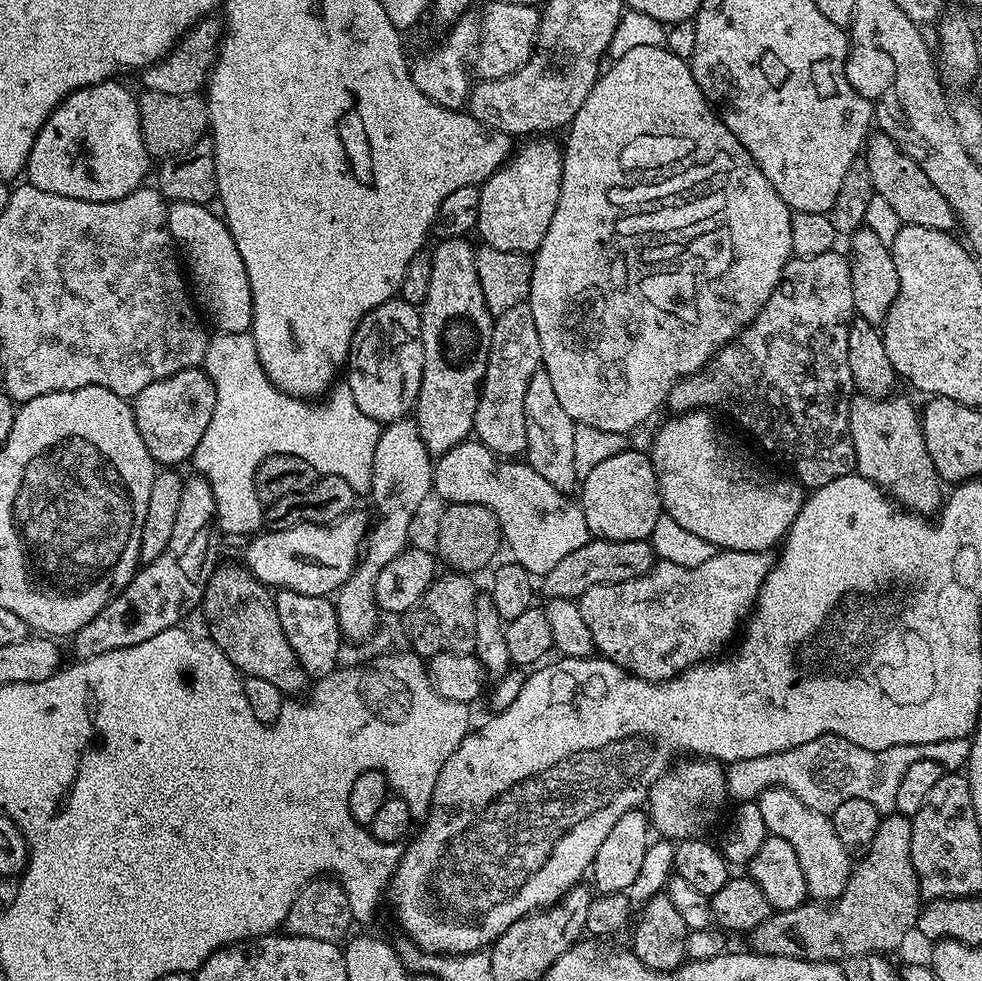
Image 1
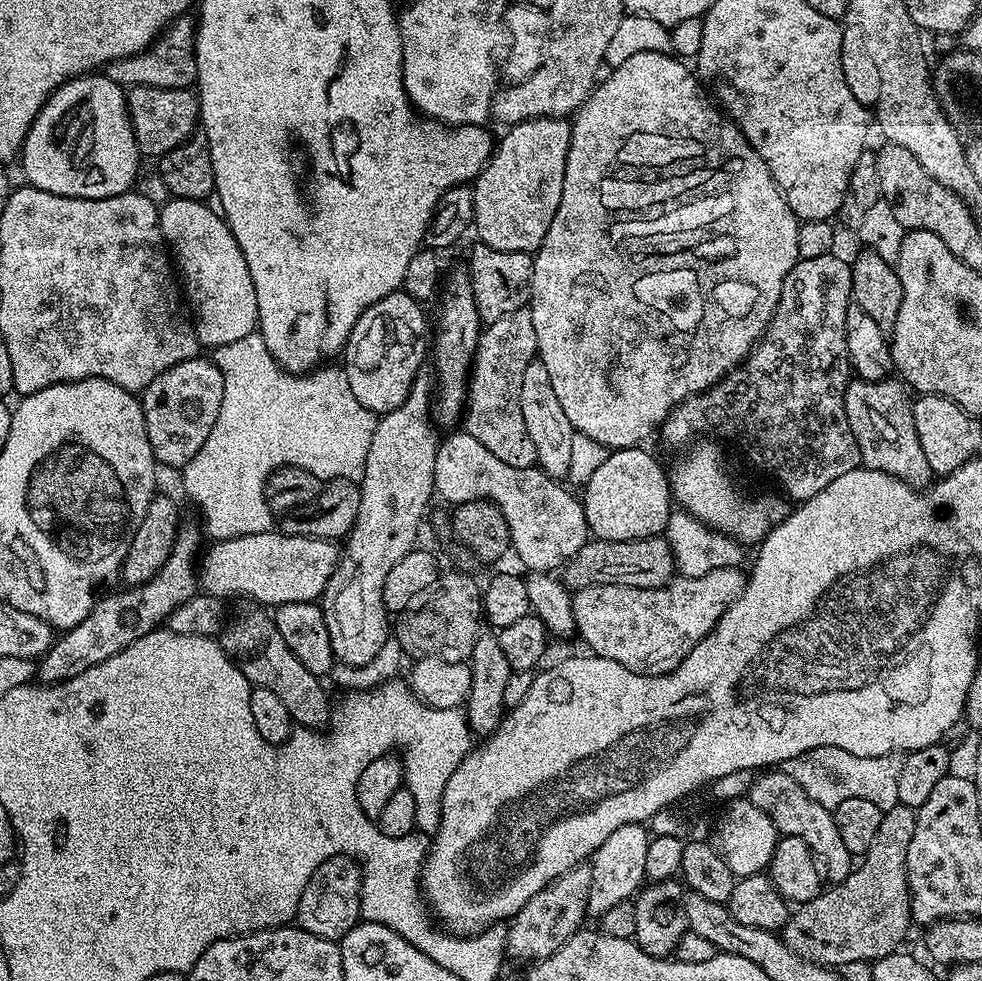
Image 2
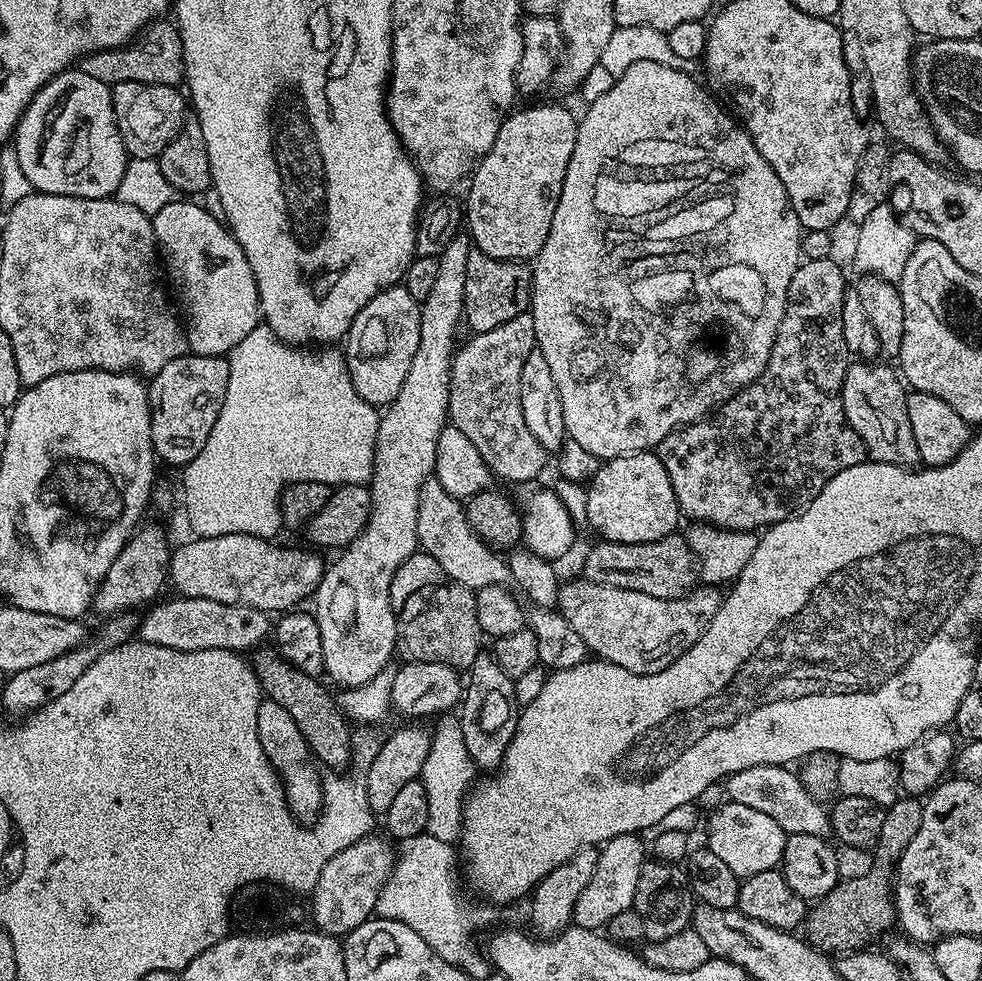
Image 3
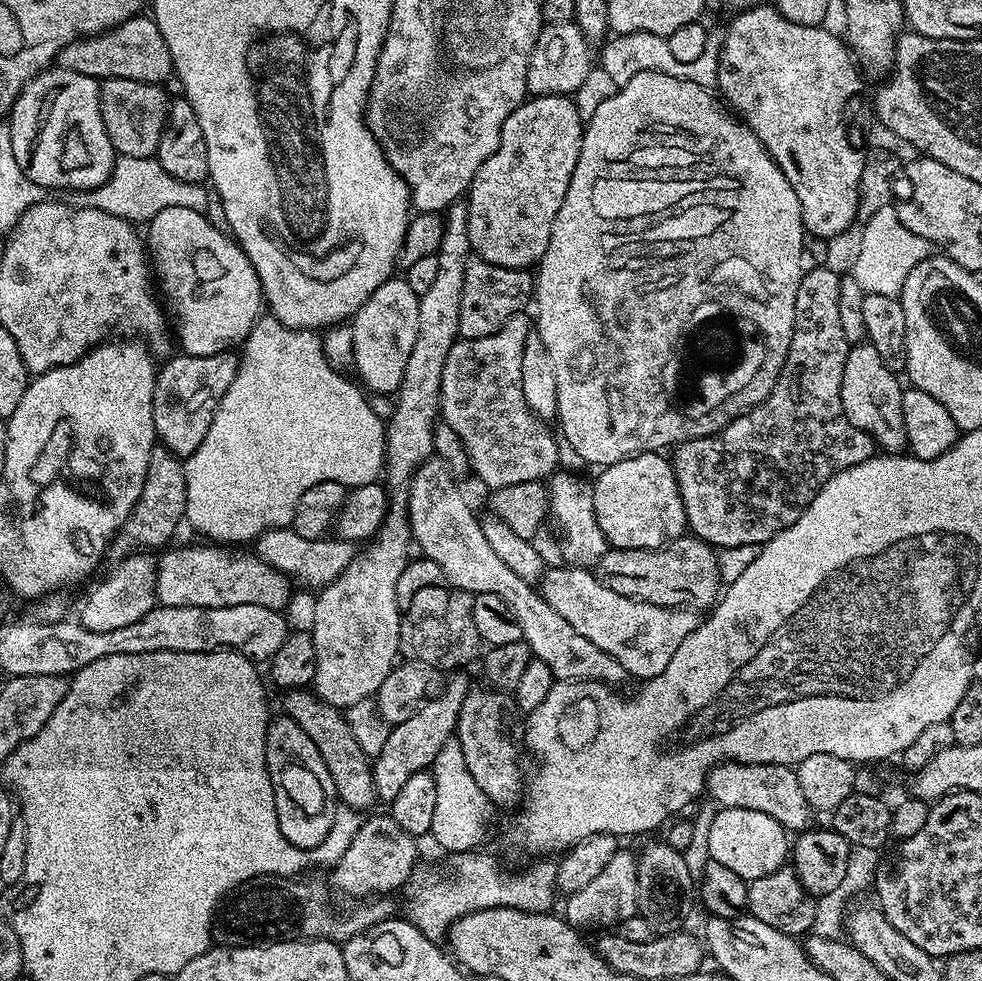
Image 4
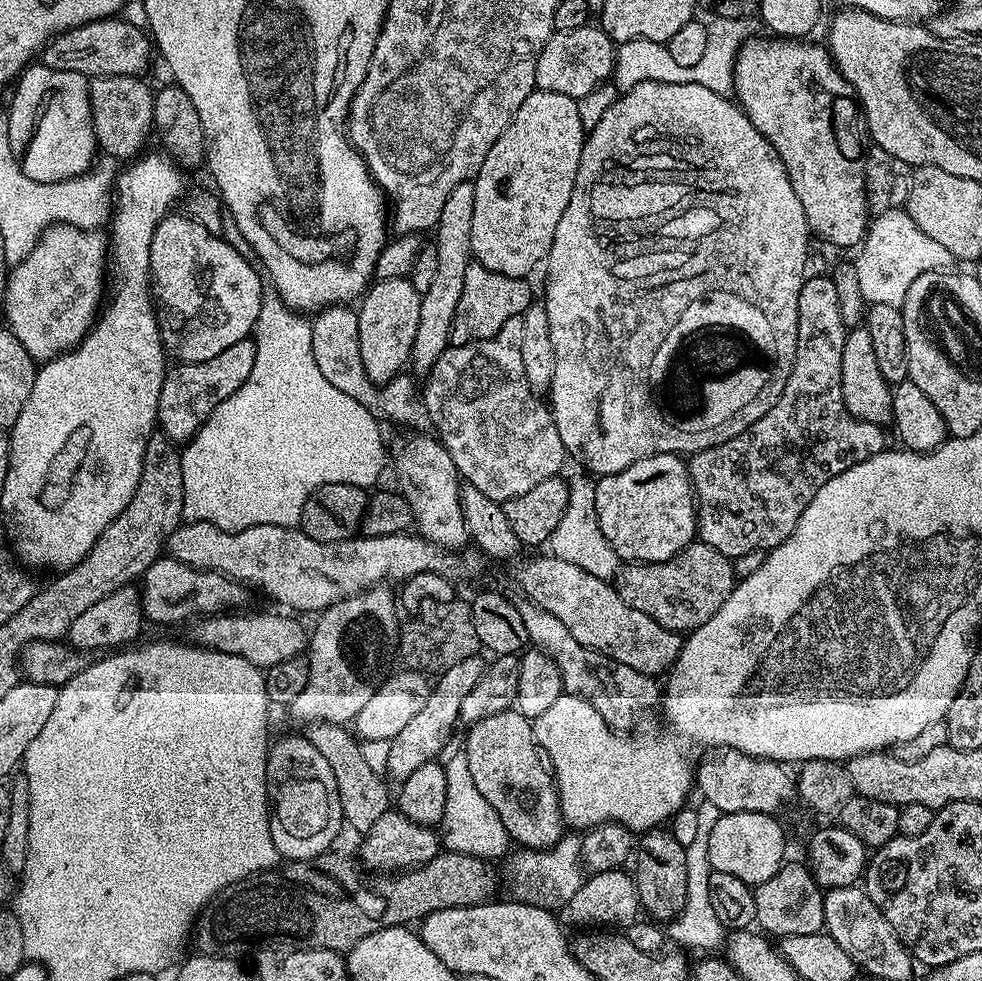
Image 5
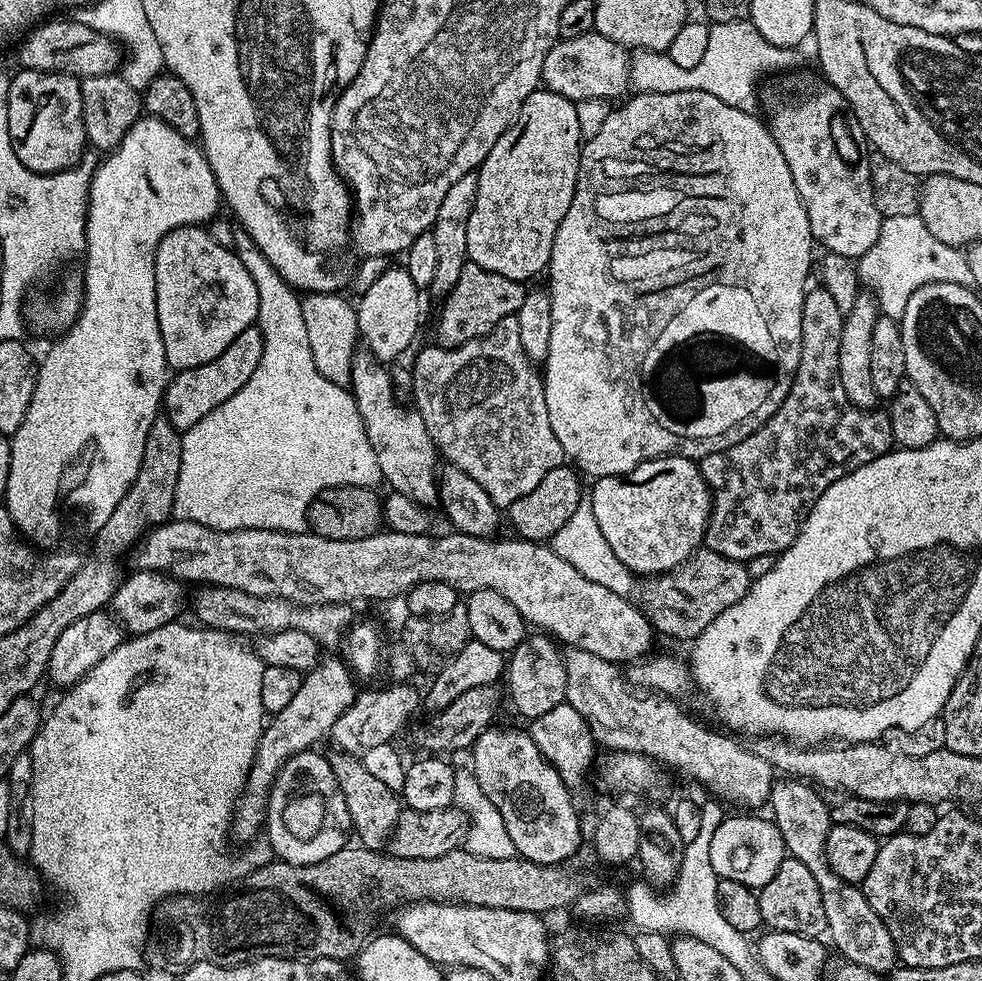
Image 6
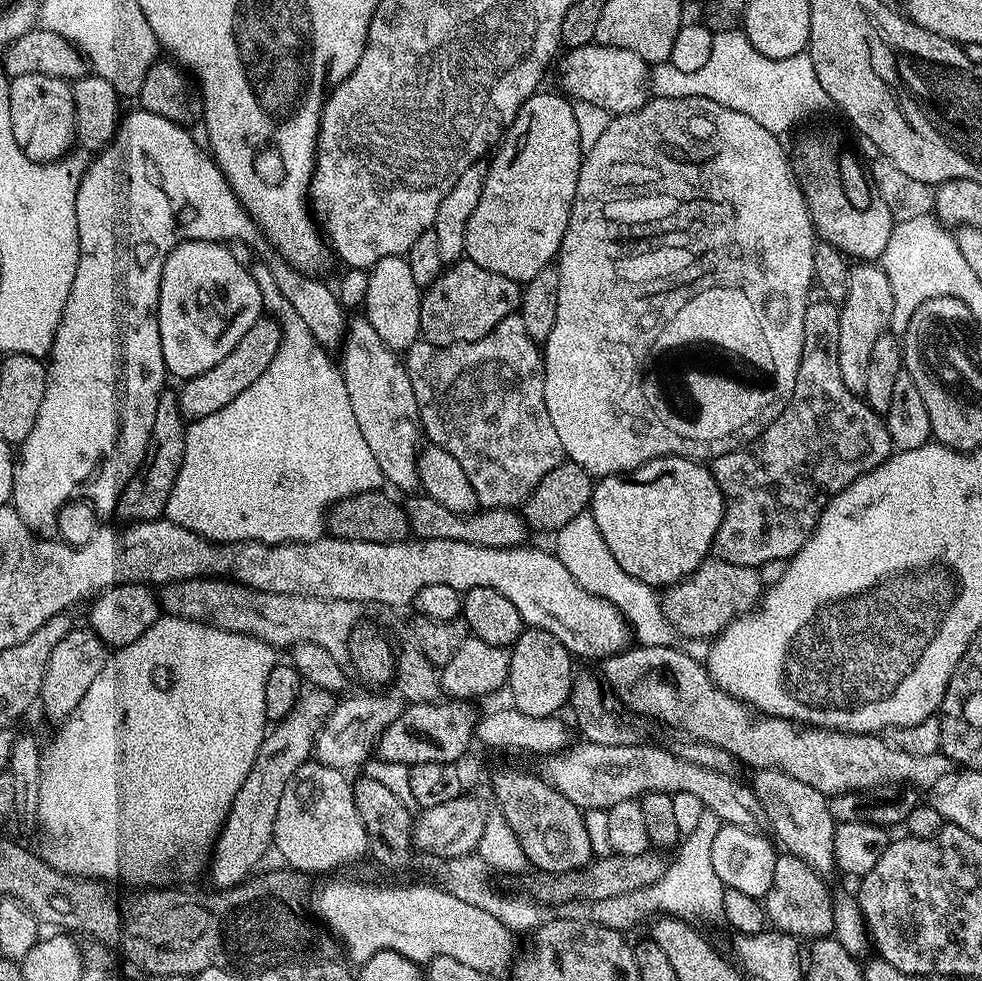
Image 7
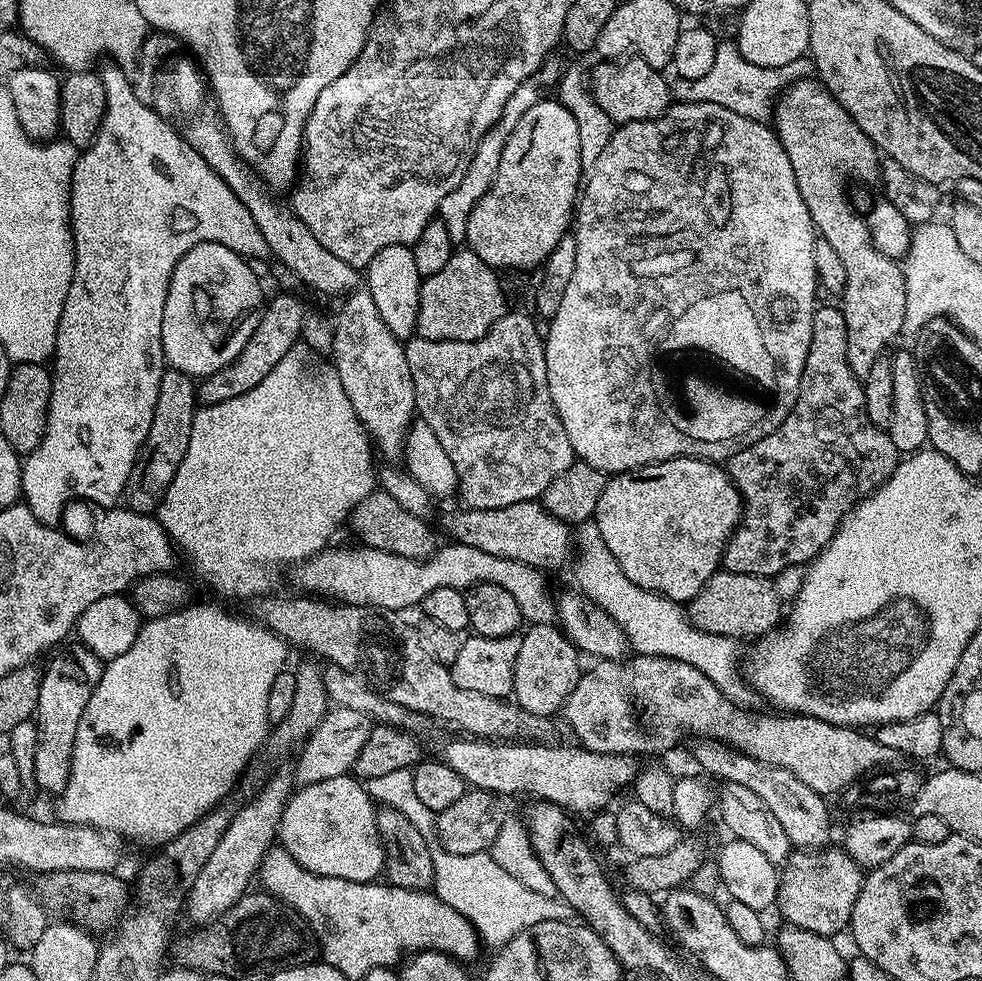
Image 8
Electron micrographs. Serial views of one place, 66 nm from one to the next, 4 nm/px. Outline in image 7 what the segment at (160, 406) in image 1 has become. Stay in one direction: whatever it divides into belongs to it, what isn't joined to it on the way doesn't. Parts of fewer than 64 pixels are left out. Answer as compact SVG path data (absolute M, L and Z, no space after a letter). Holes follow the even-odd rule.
M260 315L254 326L242 334L242 342L238 342L238 346L234 346L234 350L230 350L222 362L210 366L210 370L202 370L202 374L191 376L179 385L180 413L184 415L185 421L204 420L206 414L220 412L222 406L230 406L230 402L234 402L242 390L252 388L254 382L258 382L262 374L267 373L266 366L274 362L274 354L278 354L278 346L282 342L282 327L279 323L281 321L271 315Z

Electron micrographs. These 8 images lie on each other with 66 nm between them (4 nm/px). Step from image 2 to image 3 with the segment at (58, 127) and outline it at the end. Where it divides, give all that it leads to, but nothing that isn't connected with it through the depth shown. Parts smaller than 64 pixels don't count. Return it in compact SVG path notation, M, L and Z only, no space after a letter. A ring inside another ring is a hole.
M79 70L60 72L53 80L46 82L46 86L42 86L42 90L38 90L26 106L14 133L18 166L22 166L22 174L26 174L35 191L91 200L92 156L100 156L100 144L124 144L114 118L112 89L106 82Z

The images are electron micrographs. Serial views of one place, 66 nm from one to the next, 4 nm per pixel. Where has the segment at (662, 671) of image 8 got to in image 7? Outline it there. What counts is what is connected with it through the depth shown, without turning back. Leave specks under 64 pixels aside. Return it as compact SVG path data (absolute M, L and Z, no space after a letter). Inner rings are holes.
M672 644L666 646L629 647L616 656L607 657L603 661L605 685L624 700L628 696L628 704L637 708L644 716L652 720L661 720L672 728L681 728L693 741L702 744L714 744L731 754L735 761L749 764L752 770L772 769L782 771L801 782L806 782L827 798L846 794L847 792L866 792L884 790L889 786L907 786L917 790L931 790L936 782L950 771L950 761L941 751L934 754L905 754L903 750L894 750L884 741L883 735L866 732L838 732L834 728L814 728L806 724L798 724L795 720L765 716L743 704L728 692L723 692L712 681L707 667L700 664L688 652L676 648Z

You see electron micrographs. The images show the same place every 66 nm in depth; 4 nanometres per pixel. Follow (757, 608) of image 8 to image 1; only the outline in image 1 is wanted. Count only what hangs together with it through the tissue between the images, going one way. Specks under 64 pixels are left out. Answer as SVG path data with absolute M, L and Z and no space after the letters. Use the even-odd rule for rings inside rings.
M591 538L578 550L571 551L558 566L546 573L539 581L538 588L548 598L576 600L590 586L602 586L614 582L626 582L638 578L652 569L654 553L648 540L601 540Z

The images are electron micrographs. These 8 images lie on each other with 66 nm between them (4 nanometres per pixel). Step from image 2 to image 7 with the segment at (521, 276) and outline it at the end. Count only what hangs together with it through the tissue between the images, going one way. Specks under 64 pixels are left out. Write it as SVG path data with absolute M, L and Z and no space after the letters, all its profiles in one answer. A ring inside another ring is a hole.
M461 258L454 264L447 265L434 283L423 289L420 298L420 335L423 343L433 344L439 348L449 348L455 344L474 342L478 338L486 338L502 318L513 315L520 307L521 285L510 278L502 278L502 274L494 274L494 270L482 270L474 261Z

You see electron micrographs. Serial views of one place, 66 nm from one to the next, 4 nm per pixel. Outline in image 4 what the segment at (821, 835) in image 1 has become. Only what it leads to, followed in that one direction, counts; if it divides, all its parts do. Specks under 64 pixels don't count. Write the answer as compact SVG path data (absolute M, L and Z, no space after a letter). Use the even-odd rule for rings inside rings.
M725 761L709 772L706 792L720 808L758 810L774 818L790 832L805 831L813 823L813 809L800 788L795 769L789 765Z

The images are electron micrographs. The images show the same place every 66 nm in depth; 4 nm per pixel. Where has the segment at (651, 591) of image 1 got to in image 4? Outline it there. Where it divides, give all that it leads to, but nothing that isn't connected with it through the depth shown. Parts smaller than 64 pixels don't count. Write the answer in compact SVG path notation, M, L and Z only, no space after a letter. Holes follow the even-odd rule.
M549 567L538 584L538 591L582 638L594 642L598 650L606 650L610 658L617 660L629 677L637 676L643 682L662 674L670 666L670 658L686 642L686 638L702 620L690 608L663 608L645 600L626 598L614 594L587 567Z

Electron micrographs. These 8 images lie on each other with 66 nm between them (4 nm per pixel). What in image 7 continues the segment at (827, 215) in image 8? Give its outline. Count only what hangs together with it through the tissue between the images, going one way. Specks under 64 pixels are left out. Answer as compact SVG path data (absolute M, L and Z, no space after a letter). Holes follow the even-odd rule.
M856 262L848 269L848 290L846 298L839 305L840 321L838 322L838 370L842 370L842 382L846 382L846 390L863 394L866 390L866 369L870 362L870 354L874 342L889 331L891 314L894 312L894 291L890 288L890 279L883 269L872 262Z

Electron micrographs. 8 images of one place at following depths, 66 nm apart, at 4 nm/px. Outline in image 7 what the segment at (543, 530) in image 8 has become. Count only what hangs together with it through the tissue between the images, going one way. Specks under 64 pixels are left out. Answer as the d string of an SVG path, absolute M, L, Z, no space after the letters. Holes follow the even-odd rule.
M412 494L405 500L408 501L403 501L402 510L408 519L411 535L418 540L457 540L491 548L518 548L530 535L523 515L516 508L485 508L465 514L446 510L442 502L434 502L434 498L423 494Z

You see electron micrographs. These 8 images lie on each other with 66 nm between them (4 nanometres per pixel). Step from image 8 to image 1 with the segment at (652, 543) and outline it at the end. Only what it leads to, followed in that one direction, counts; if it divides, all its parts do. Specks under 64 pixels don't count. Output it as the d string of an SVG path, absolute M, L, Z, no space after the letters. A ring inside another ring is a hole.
M625 450L594 466L594 470L590 470L590 474L582 478L578 488L578 493L580 492L578 503L584 511L591 535L601 540L648 540L654 530L654 524L662 513L660 487L655 483L656 471L652 465L651 455L647 451Z

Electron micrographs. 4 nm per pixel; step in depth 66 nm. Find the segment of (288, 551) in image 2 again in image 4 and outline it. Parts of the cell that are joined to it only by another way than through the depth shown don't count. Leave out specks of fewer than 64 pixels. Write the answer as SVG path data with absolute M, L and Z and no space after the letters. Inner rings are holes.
M169 547L159 553L156 561L156 602L159 607L266 606L277 610L285 607L290 580L283 572L274 570L255 554L231 556L227 547L208 547L212 548Z

